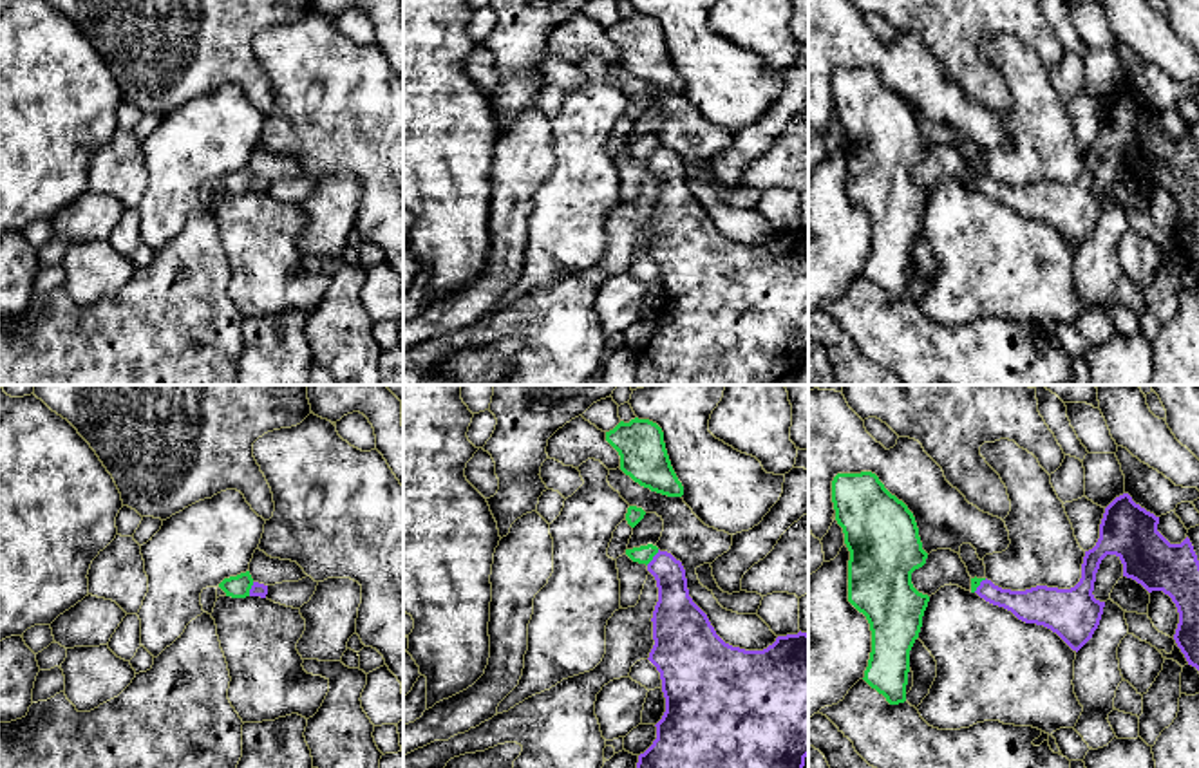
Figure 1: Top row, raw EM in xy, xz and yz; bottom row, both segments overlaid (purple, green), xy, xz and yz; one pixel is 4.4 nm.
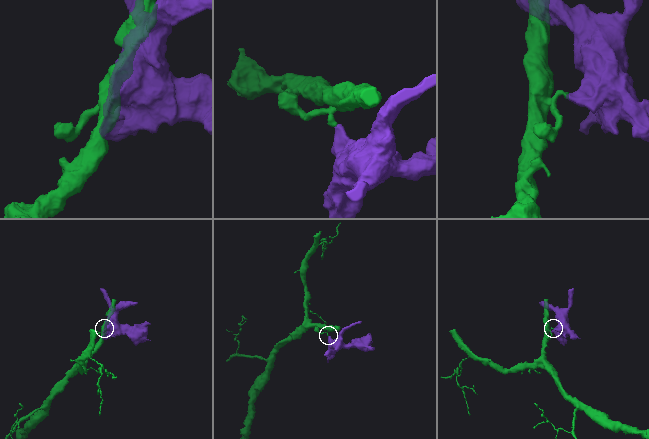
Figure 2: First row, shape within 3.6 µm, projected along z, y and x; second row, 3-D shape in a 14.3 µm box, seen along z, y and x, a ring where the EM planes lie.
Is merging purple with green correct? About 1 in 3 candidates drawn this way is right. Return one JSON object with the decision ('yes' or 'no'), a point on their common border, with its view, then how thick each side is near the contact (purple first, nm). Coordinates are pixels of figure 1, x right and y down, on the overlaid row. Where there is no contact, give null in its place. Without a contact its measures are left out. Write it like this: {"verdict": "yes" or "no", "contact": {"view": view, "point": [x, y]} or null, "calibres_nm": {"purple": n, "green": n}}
{"verdict": "no", "contact": {"view": "xz", "point": [653, 557]}, "calibres_nm": {"purple": 170, "green": 80}}

